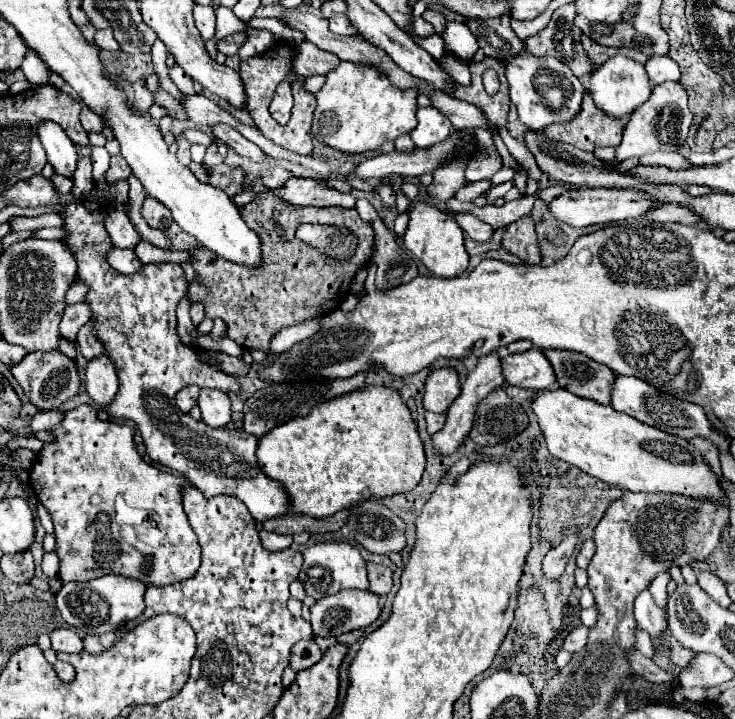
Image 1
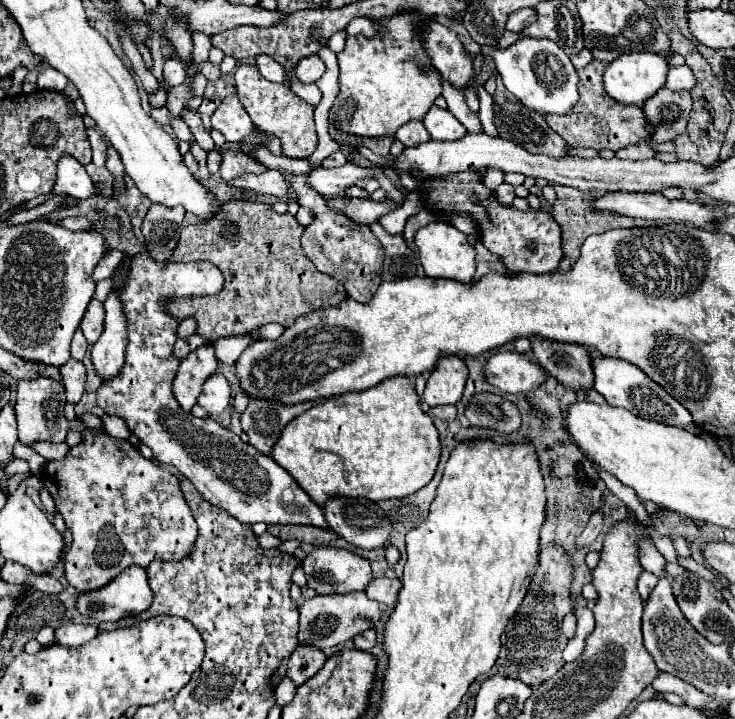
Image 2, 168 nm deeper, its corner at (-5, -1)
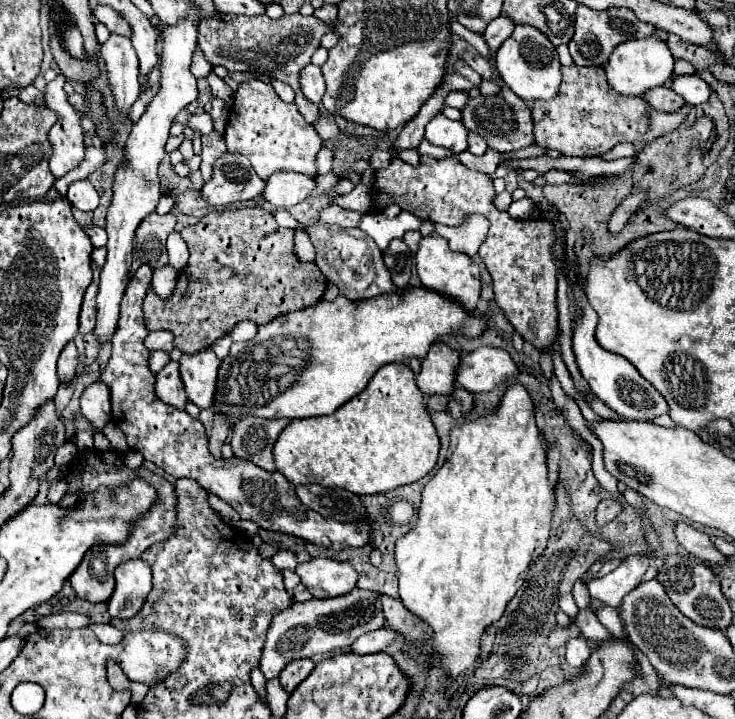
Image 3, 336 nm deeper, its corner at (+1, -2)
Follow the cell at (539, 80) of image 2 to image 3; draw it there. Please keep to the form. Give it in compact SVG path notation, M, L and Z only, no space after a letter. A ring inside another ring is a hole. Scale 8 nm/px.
M517 24L513 34L501 44L501 48L495 54L497 70L503 78L503 82L523 100L553 100L559 94L561 86L561 62L557 56L555 46L533 26L521 26Z

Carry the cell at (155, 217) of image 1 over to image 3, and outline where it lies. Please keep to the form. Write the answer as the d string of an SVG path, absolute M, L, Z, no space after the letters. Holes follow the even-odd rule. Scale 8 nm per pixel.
M151 212L137 228L135 232L135 250L141 262L149 264L153 270L163 268L167 264L167 252L165 252L165 240L171 232L175 232L177 216L173 212L169 214L157 214Z

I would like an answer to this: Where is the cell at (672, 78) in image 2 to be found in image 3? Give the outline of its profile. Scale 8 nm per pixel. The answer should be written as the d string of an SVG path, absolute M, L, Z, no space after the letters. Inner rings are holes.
M697 74L675 76L669 82L669 88L685 98L687 104L703 104L709 98L709 84L701 80Z

